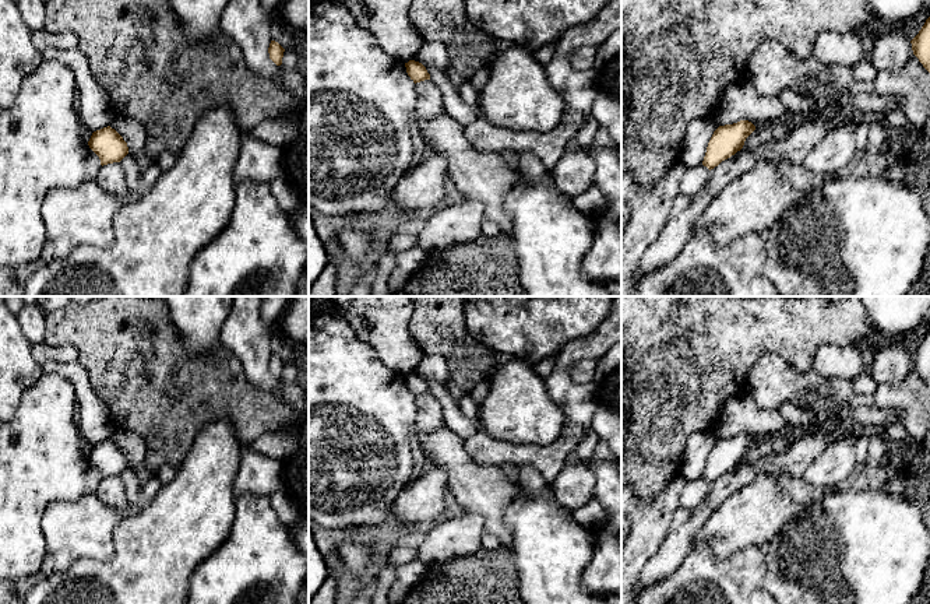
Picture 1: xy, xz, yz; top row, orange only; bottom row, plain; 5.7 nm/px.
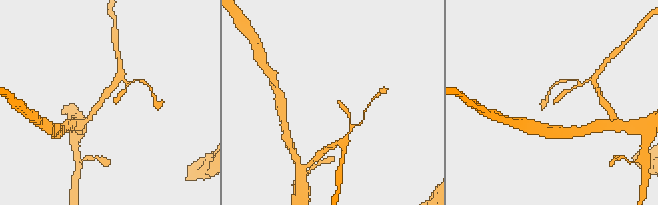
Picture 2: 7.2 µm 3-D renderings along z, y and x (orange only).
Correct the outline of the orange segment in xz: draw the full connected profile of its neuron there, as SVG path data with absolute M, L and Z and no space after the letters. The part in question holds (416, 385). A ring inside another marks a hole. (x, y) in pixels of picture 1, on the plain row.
M409 373L405 376L406 386L411 390L411 393L416 397L425 393L430 393L430 387L427 386L426 380L415 373Z

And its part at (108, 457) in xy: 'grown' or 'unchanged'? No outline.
unchanged

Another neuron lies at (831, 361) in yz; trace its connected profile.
M824 344L814 355L813 369L831 380L853 382L860 373L866 372L862 347Z

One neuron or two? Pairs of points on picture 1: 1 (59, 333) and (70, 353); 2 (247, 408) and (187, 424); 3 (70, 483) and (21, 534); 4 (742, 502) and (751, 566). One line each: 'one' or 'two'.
1: two
2: one
3: one
4: two

